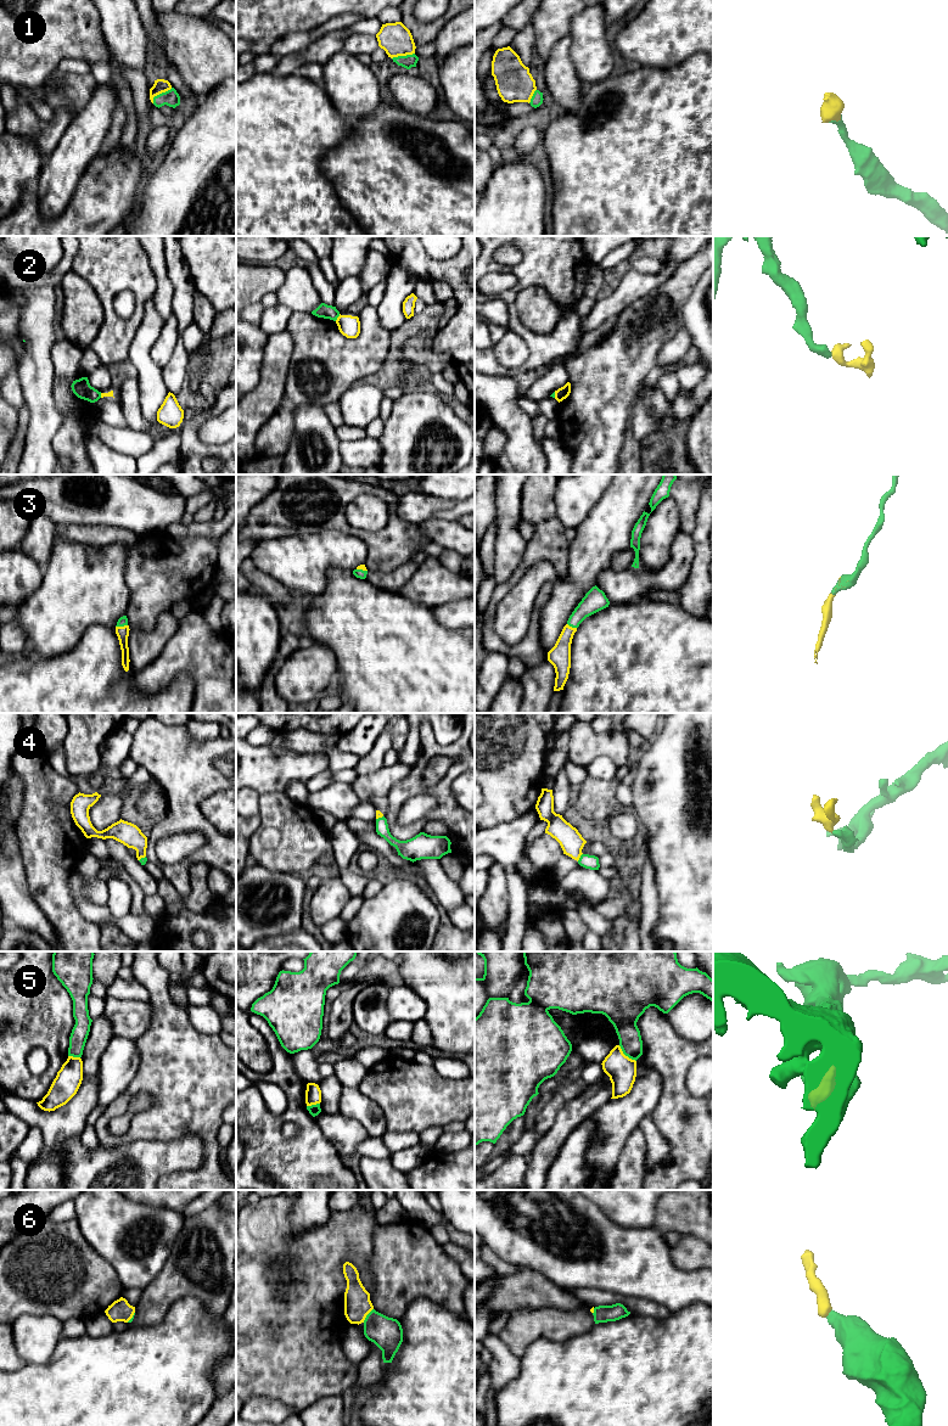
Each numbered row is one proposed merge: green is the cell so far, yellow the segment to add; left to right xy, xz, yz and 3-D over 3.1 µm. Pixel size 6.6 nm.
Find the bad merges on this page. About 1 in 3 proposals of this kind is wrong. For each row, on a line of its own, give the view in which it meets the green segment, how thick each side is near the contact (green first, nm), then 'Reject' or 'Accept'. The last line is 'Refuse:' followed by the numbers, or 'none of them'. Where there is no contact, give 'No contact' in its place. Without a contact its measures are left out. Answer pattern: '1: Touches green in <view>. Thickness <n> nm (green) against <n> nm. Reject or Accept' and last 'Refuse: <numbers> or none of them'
1: Touches green in xy. Thickness 110 nm (green) against 90 nm. Accept
2: Touches green in xz. Thickness 100 nm (green) against 140 nm. Reject
3: Touches green in xy. Thickness 60 nm (green) against 80 nm. Accept
4: Touches green in yz. Thickness 100 nm (green) against 160 nm. Accept
5: Touches green in yz. Thickness 170 nm (green) against 190 nm. Reject
6: Touches green in xz. Thickness 220 nm (green) against 180 nm. Accept
Refuse: 2, 5

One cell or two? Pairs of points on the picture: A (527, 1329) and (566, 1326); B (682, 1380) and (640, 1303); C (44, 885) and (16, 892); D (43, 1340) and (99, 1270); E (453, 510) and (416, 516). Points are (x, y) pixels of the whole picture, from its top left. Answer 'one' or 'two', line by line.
A: one
B: two
C: two
D: two
E: one

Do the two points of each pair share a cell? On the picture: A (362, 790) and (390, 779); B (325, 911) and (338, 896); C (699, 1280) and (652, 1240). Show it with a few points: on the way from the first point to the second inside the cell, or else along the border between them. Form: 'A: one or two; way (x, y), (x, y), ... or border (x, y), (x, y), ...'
A: one; way (369, 785), (376, 785), (382, 780)
B: one; way (326, 908), (335, 899)
C: one; way (684, 1280), (679, 1280), (654, 1255)

